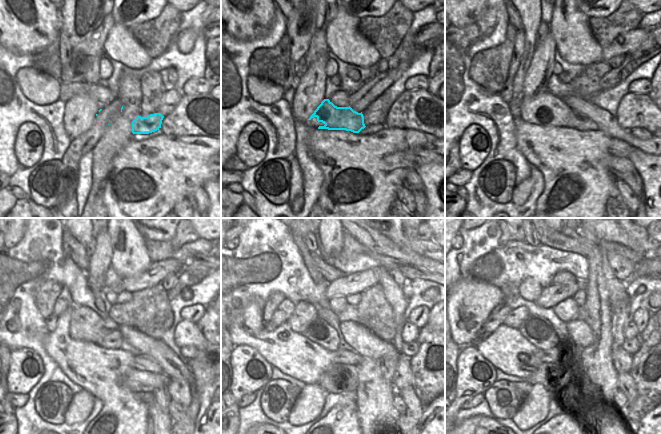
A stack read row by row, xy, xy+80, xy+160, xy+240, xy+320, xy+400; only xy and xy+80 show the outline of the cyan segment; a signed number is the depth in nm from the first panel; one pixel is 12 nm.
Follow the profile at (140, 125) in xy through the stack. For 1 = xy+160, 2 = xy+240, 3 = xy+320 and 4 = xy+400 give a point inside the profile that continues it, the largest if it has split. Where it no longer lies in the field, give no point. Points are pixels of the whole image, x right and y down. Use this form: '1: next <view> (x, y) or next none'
1: next xy+160 (552, 110)
2: next xy+240 (86, 325)
3: next xy+320 (304, 313)
4: next xy+400 (514, 319)

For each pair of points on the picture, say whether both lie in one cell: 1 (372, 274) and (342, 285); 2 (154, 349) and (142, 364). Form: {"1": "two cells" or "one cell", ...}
{"1": "one cell", "2": "two cells"}

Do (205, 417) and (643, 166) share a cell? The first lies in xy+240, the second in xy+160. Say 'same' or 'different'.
same

